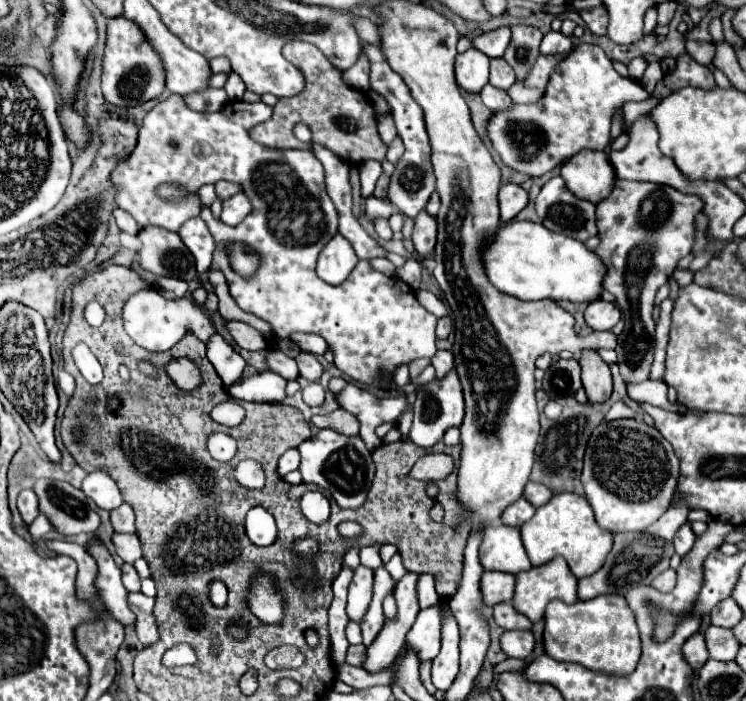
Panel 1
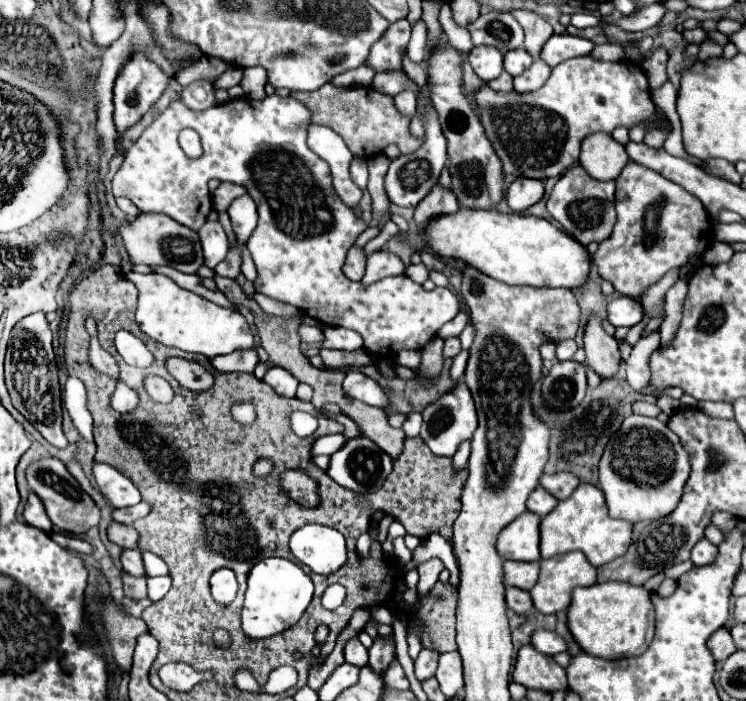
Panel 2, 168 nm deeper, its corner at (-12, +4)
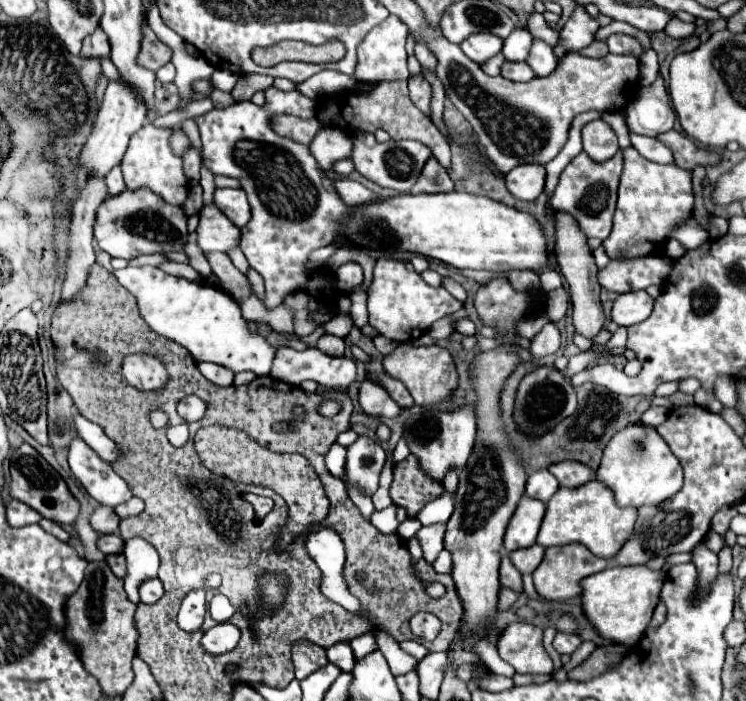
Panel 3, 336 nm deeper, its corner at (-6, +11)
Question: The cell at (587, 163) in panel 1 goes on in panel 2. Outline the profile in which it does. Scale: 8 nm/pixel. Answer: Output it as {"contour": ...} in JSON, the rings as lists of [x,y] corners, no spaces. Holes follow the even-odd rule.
{"contour":[[[596,133],[584,139],[582,153],[580,153],[580,165],[600,181],[614,181],[620,171],[628,163],[628,153],[624,145],[612,139],[612,135]]]}

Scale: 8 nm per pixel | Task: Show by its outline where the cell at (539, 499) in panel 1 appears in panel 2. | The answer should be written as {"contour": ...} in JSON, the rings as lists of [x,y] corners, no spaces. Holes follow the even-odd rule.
{"contour":[[[554,473],[554,475],[542,475],[540,485],[548,489],[548,493],[554,495],[558,501],[562,501],[572,495],[572,491],[580,485],[580,481],[572,473]]]}

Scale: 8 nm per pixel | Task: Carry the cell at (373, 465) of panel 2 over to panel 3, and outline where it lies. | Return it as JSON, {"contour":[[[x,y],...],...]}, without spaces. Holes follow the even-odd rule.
{"contour":[[[360,436],[352,446],[348,446],[346,474],[348,480],[360,486],[366,494],[374,494],[378,488],[378,478],[386,462],[386,452],[382,446],[366,436]]]}

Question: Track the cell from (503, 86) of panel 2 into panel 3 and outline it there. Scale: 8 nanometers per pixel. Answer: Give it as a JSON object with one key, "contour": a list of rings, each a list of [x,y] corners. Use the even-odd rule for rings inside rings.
{"contour":[[[496,54],[494,58],[490,58],[490,60],[486,60],[486,62],[482,64],[482,70],[484,70],[488,76],[498,76],[502,64],[504,64],[504,56],[502,56],[502,54]]]}

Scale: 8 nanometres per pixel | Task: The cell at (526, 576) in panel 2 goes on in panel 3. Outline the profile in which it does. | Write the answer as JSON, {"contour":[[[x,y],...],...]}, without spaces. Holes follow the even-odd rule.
{"contour":[[[534,544],[530,548],[522,548],[522,550],[514,550],[508,554],[510,560],[514,562],[514,566],[526,574],[526,572],[534,572],[538,568],[538,564],[544,558],[544,548],[540,544]]]}

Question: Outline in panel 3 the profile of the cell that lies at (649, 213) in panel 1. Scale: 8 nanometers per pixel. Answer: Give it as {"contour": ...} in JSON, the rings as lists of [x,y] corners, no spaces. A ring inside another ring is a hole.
{"contour":[[[634,148],[624,150],[624,172],[618,188],[618,208],[614,214],[614,228],[610,236],[602,242],[610,260],[640,258],[654,244],[662,244],[668,232],[684,220],[694,208],[694,190],[692,190],[692,172],[678,168],[676,164],[654,164],[642,158]]]}

